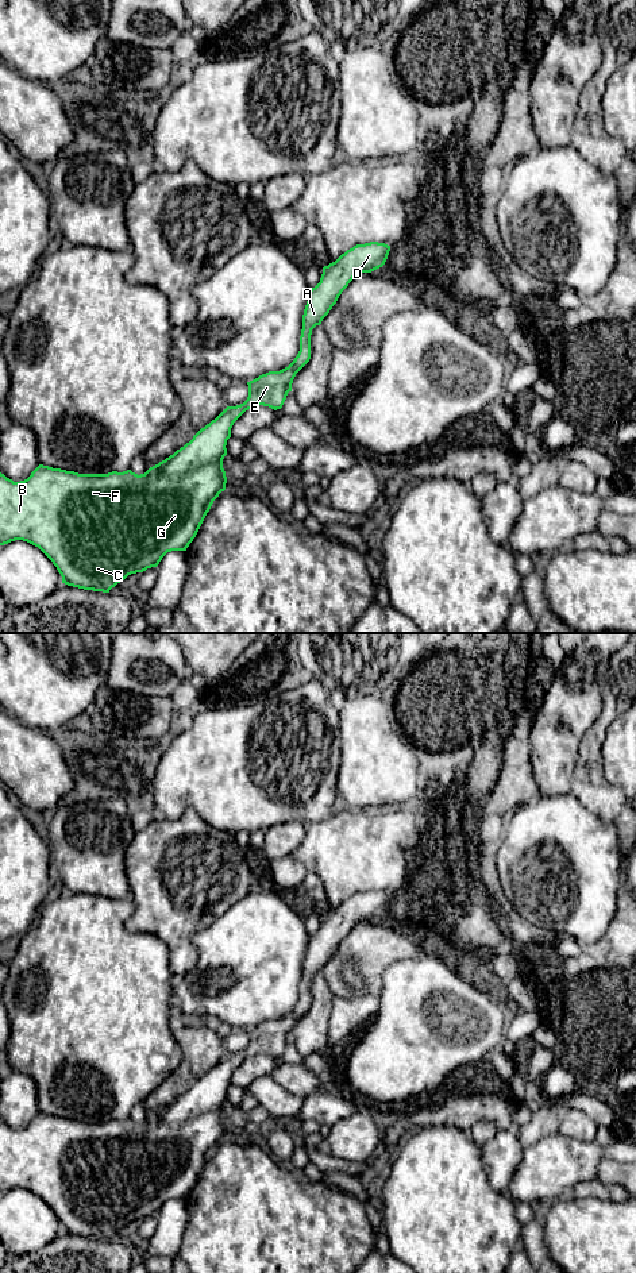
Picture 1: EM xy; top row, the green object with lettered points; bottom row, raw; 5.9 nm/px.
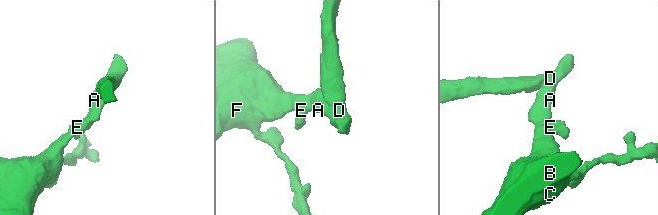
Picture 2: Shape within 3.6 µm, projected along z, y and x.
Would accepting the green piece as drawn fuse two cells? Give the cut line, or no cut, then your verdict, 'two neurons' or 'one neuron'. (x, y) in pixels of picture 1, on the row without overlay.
no cut | one neuron

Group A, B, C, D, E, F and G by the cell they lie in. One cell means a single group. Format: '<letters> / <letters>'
A B C D E F G

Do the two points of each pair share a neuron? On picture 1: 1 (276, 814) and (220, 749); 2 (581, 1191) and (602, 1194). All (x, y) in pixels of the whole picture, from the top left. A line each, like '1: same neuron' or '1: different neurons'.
1: same neuron
2: same neuron

